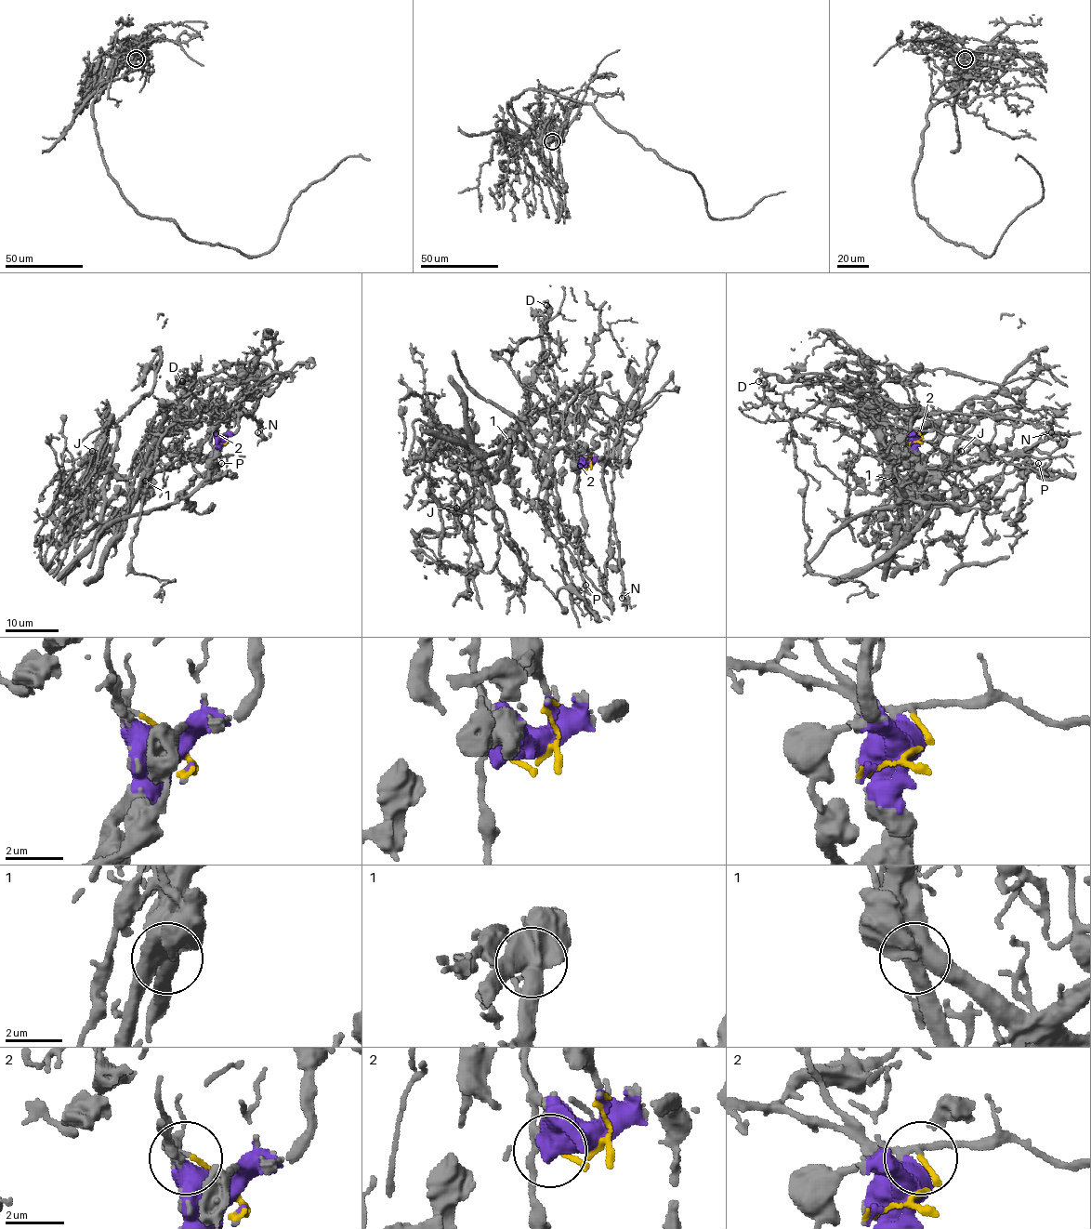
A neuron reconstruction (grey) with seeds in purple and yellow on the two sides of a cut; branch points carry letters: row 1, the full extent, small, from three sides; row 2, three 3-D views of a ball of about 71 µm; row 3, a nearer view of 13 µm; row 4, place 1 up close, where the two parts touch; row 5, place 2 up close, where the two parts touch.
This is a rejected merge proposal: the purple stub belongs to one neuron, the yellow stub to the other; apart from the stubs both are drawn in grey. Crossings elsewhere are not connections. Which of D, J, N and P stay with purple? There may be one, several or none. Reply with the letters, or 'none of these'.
D, J, N

